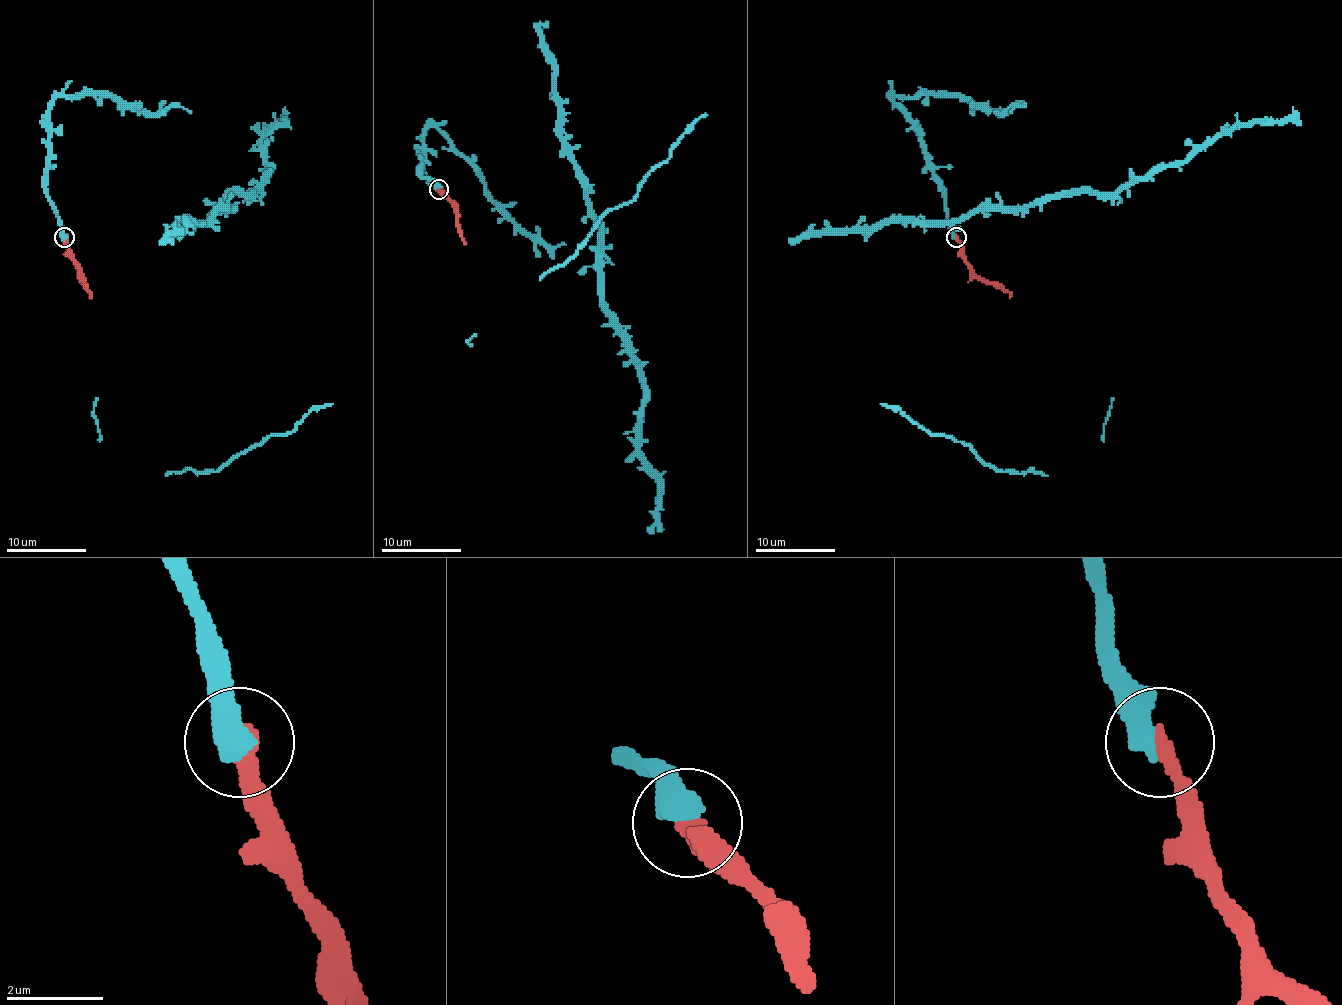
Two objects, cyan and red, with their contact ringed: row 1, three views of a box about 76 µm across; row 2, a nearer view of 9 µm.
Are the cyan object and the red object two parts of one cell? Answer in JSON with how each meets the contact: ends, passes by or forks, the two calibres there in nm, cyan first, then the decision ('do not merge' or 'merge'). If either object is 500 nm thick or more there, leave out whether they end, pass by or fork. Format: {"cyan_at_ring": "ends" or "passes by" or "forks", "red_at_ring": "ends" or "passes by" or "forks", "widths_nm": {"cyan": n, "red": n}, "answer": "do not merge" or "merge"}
{"widths_nm": {"cyan": 550, "red": 400}, "answer": "merge"}

